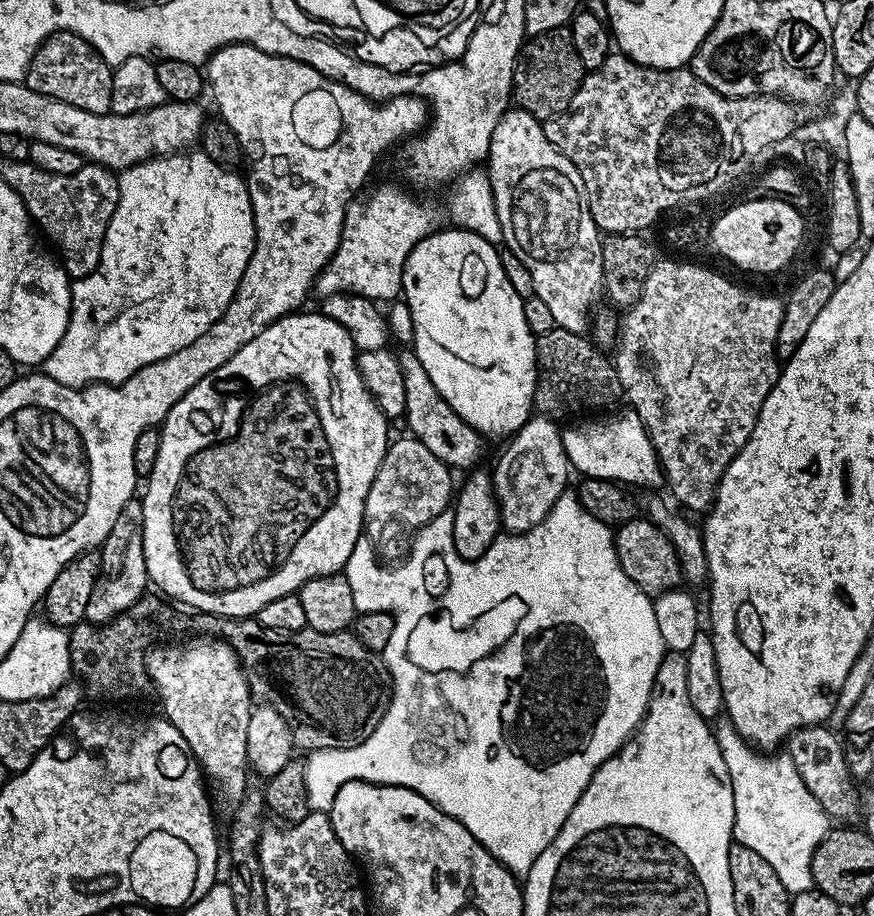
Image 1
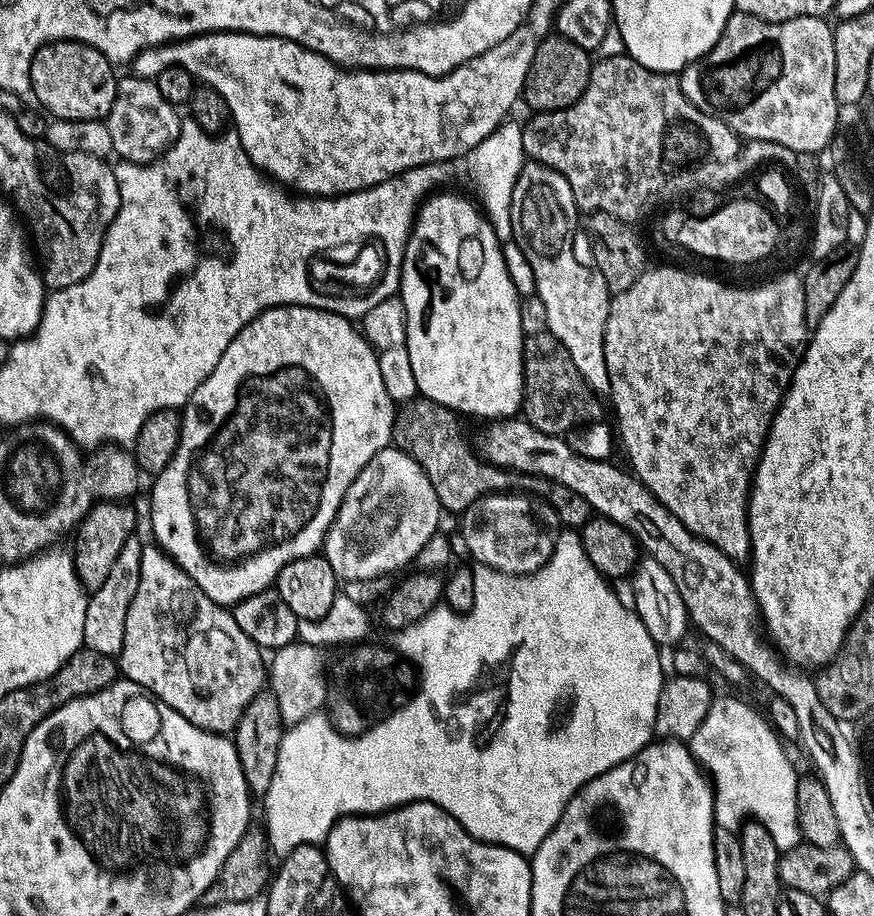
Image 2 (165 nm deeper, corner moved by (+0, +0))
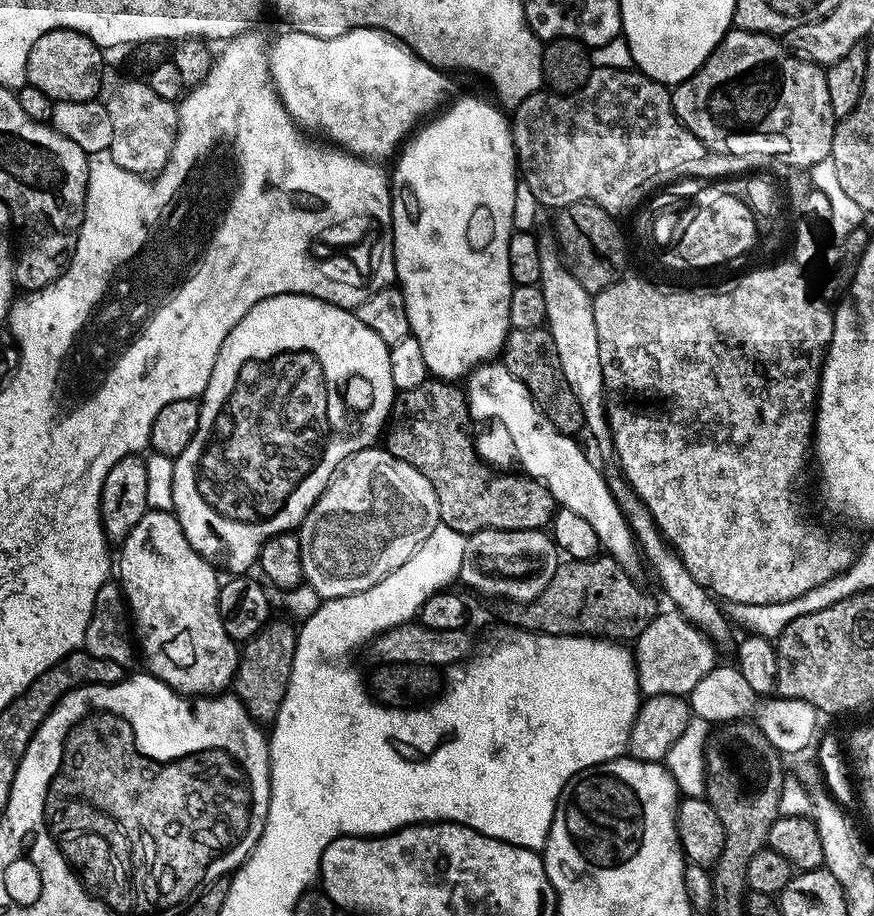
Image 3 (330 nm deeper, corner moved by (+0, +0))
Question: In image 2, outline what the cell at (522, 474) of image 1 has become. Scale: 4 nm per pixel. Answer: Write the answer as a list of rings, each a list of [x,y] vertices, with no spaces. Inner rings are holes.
[[[515,490],[491,492],[489,496],[478,498],[478,502],[468,507],[459,520],[460,536],[469,554],[477,560],[475,563],[509,572],[511,576],[537,572],[552,556],[556,539],[562,531],[558,514],[546,500]]]

